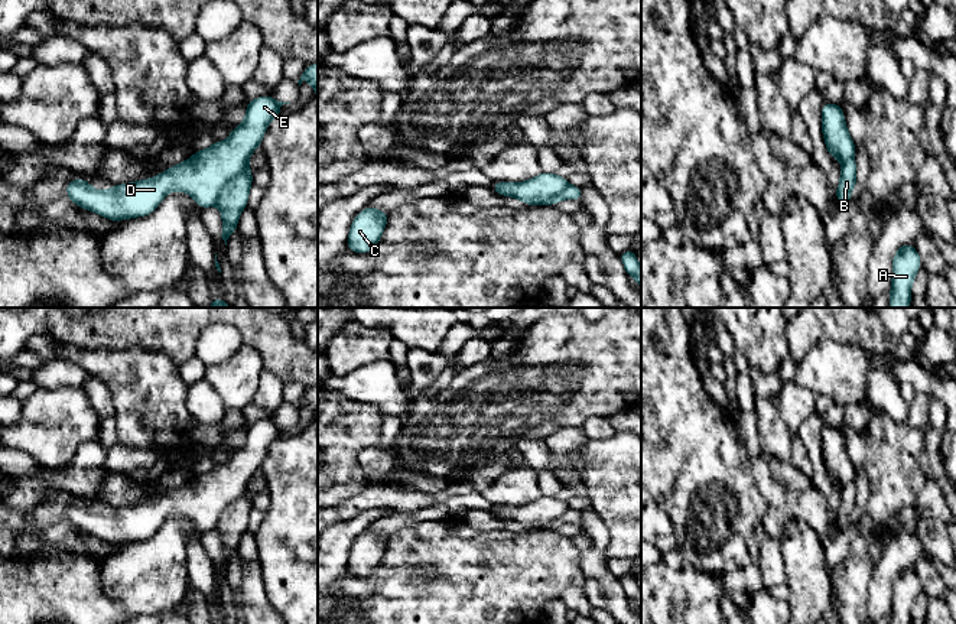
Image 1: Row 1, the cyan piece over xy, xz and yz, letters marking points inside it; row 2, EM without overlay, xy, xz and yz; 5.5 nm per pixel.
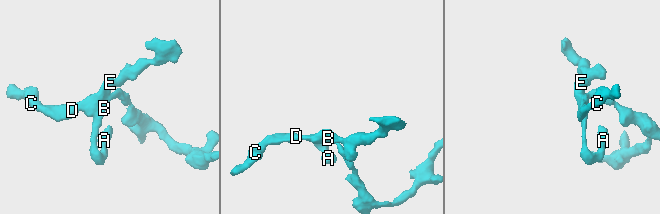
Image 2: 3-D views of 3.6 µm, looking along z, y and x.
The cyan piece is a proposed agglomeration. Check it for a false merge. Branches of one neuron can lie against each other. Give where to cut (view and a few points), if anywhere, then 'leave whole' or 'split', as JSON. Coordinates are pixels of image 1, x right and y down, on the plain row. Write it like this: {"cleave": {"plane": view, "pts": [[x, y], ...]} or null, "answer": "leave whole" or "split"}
{"cleave": {"plane": "xy", "pts": [[246, 487], [223, 512], [214, 527]]}, "answer": "split"}

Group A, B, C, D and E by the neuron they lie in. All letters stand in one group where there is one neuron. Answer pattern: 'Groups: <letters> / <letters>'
Groups: A B / C D E

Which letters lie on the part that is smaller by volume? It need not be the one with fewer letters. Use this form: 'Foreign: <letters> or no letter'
Foreign: C, D, E

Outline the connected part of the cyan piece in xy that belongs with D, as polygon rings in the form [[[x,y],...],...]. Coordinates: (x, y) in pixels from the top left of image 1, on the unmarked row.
[[[261,419],[248,425],[244,445],[231,454],[227,464],[215,465],[205,474],[196,474],[191,482],[170,490],[155,501],[113,508],[108,514],[94,513],[90,504],[75,501],[68,506],[65,511],[66,519],[75,529],[111,545],[150,539],[162,523],[173,514],[191,519],[201,533],[214,530],[222,511],[245,491],[251,477],[261,468],[267,449],[274,441],[282,438],[280,430],[283,428],[290,426],[273,423],[270,419]]]

